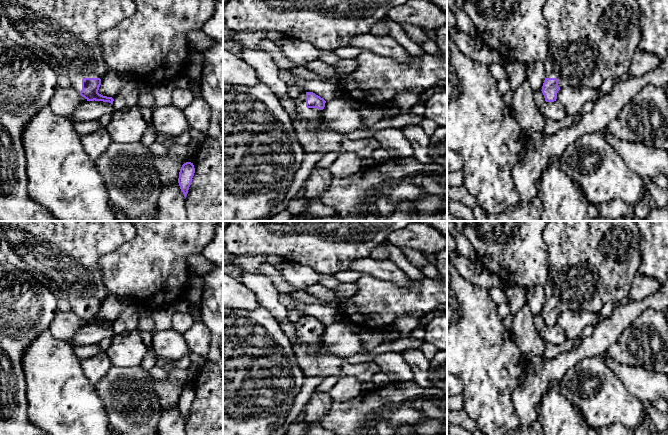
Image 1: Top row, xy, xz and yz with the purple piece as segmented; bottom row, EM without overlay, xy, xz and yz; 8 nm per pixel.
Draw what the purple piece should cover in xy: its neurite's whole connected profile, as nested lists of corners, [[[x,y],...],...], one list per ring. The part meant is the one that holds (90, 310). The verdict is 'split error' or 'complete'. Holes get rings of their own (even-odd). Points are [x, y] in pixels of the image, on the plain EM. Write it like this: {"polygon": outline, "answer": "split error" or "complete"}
{"polygon": [[[0,221],[0,251],[11,265],[47,281],[56,298],[66,300],[87,325],[113,328],[112,321],[98,317],[101,303],[109,296],[99,259],[135,234],[135,227],[128,221]]], "answer": "split error"}

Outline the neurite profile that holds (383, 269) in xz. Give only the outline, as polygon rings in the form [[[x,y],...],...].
[[[370,257],[358,259],[351,264],[349,269],[392,281],[402,287],[408,287],[411,282],[406,273],[390,260],[373,260]]]

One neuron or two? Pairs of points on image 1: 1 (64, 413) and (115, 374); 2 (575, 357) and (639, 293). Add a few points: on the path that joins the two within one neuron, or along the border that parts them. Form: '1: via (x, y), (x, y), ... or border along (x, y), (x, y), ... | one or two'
1: border along (93, 387), (105, 410) | two
2: border along (654, 292), (641, 299), (632, 301) | two

